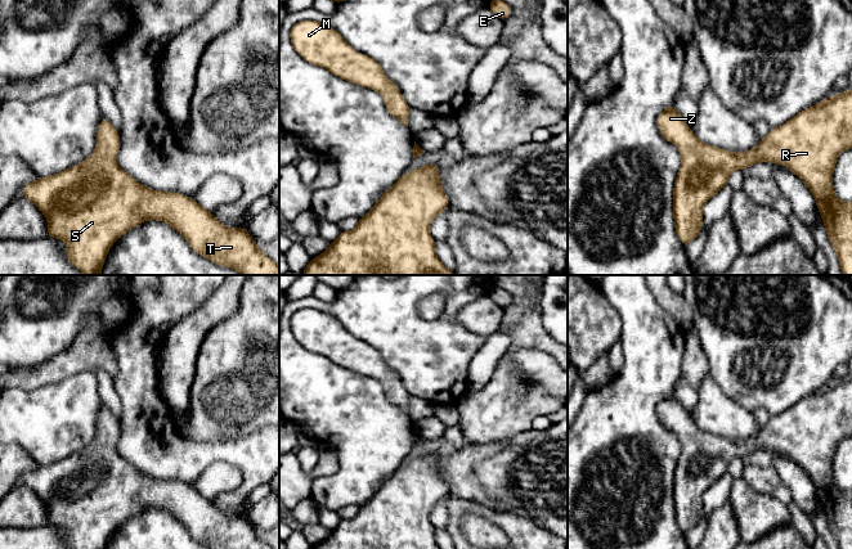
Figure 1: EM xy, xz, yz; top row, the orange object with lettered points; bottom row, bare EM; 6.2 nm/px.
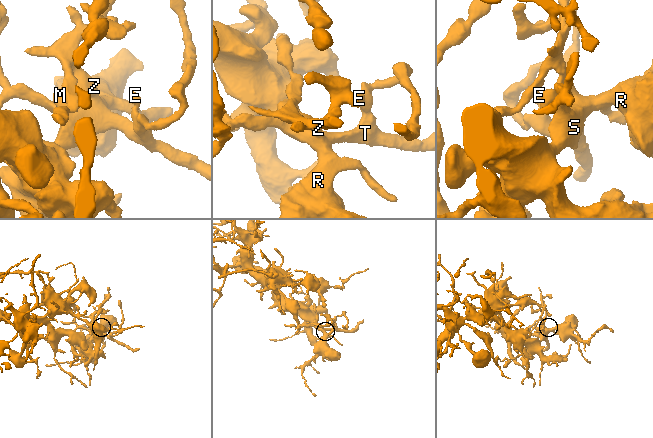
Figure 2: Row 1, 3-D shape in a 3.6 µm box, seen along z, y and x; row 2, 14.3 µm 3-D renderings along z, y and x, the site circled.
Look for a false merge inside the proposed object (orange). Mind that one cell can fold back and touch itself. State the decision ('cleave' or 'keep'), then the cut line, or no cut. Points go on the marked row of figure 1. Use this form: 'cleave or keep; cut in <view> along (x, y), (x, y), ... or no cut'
keep; no cut

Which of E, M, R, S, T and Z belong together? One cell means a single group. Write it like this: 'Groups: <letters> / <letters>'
Groups: E M R S T Z

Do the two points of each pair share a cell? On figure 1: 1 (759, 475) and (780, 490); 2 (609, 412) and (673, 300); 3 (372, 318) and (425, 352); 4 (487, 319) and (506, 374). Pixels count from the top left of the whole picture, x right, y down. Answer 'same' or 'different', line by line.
1: same
2: different
3: same
4: different

